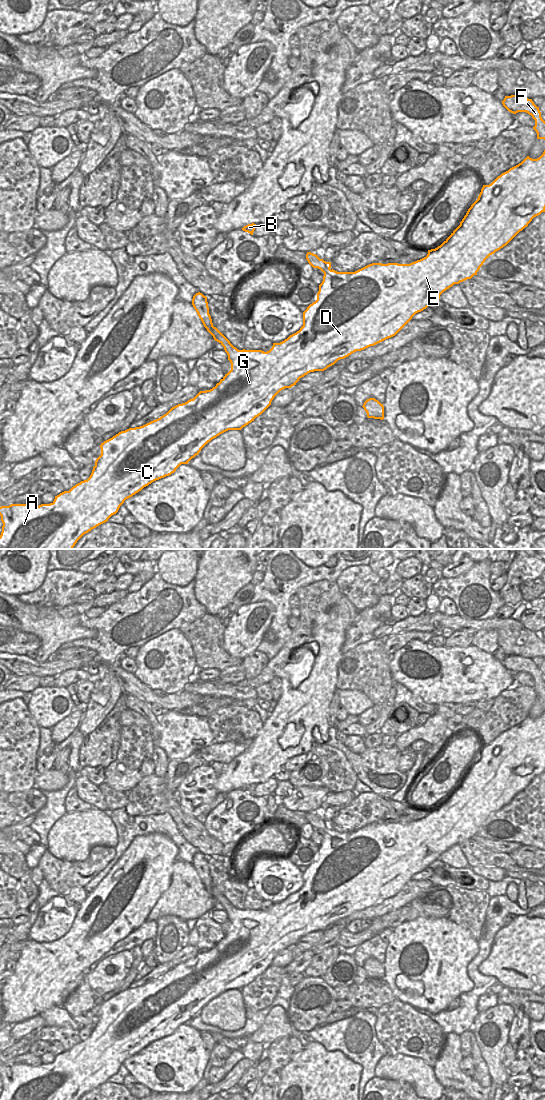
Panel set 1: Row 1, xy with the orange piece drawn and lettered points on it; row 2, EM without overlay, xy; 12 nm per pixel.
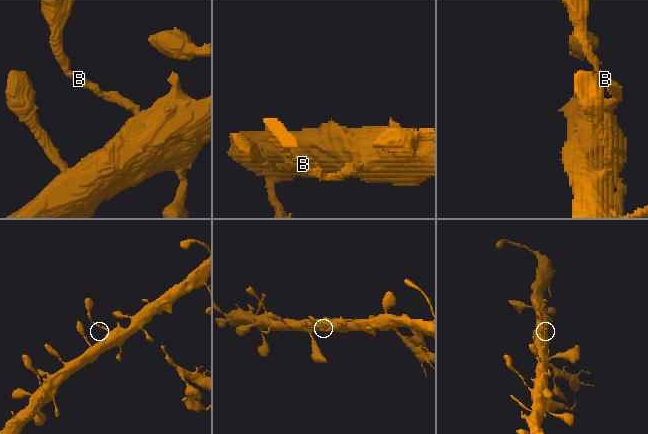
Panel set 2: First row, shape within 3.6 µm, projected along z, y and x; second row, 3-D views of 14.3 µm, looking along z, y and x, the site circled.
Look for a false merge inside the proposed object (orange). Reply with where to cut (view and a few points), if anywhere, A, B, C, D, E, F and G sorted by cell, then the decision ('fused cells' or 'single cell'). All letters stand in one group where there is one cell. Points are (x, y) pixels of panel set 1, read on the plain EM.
no cut | A B C D E F G | single cell

